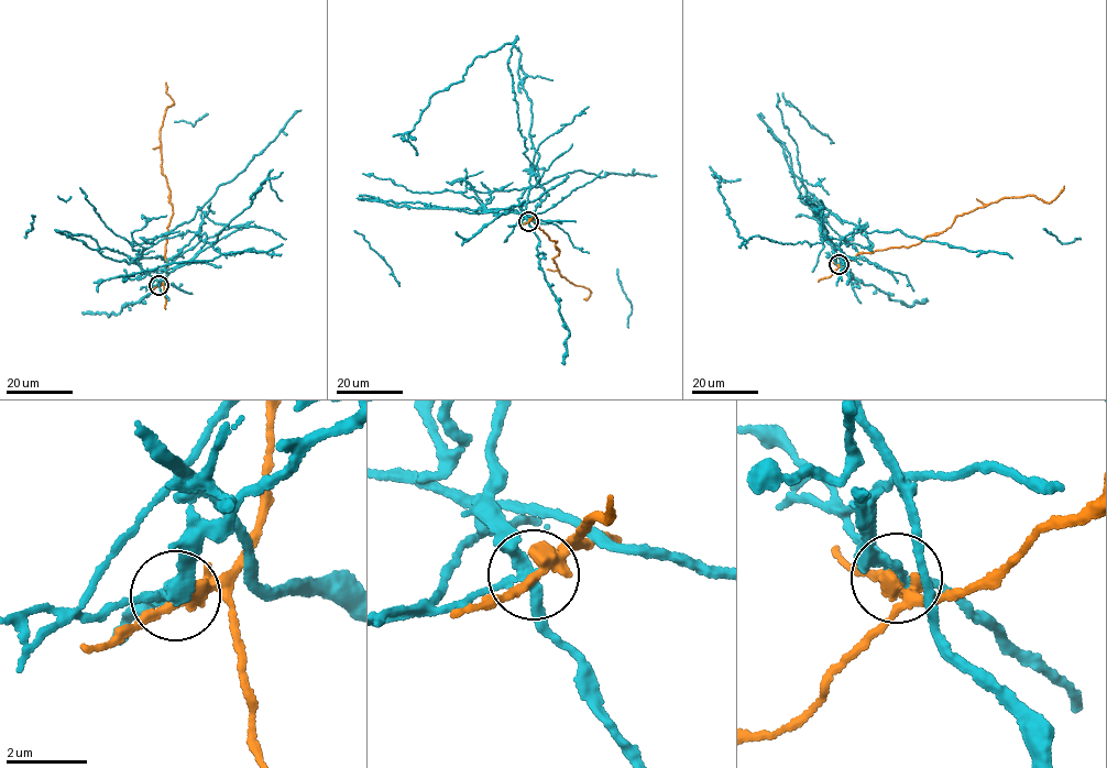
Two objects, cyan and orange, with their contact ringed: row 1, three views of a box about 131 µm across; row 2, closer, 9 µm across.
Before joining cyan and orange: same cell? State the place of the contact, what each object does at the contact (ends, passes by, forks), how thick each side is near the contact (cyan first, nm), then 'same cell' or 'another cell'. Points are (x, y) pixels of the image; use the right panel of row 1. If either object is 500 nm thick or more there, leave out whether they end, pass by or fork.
place (839, 264); cyan forks; orange passes by; calibres 240 and 320 nm; another cell

